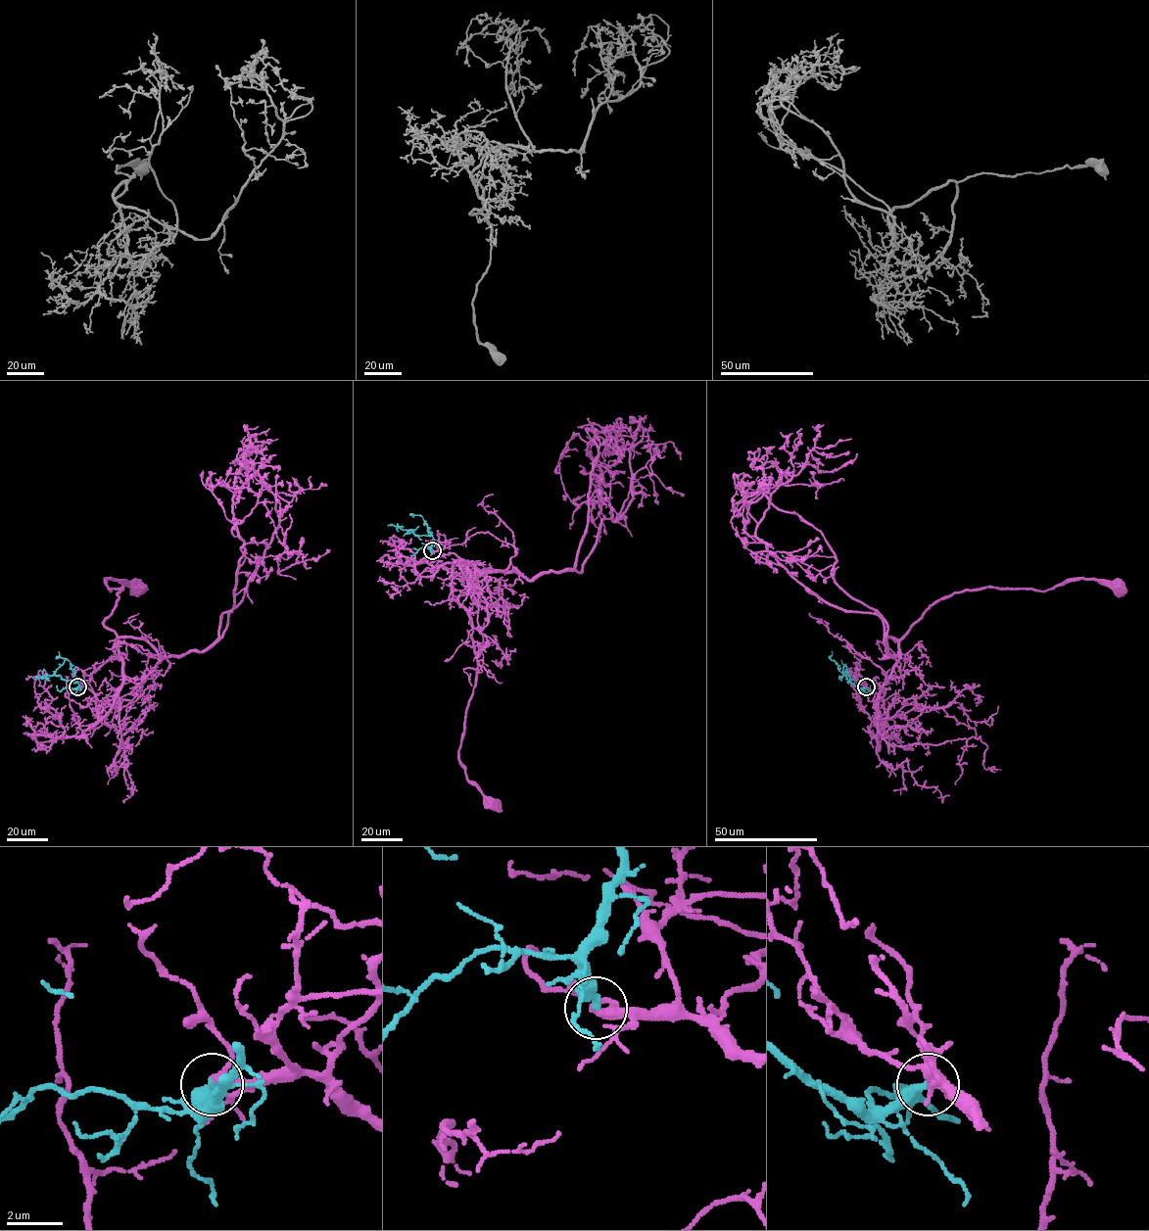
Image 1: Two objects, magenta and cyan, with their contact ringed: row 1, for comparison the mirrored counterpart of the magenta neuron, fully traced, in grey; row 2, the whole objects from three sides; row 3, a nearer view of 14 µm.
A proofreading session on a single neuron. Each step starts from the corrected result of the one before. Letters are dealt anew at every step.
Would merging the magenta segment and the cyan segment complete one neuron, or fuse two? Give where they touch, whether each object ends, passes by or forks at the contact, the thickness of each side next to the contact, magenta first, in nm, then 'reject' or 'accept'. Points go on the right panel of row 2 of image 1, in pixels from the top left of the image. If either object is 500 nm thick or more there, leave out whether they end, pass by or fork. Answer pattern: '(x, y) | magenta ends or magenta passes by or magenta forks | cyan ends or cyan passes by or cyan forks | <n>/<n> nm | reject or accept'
(866, 686) | magenta passes by | cyan ends | 300/400 nm | accept

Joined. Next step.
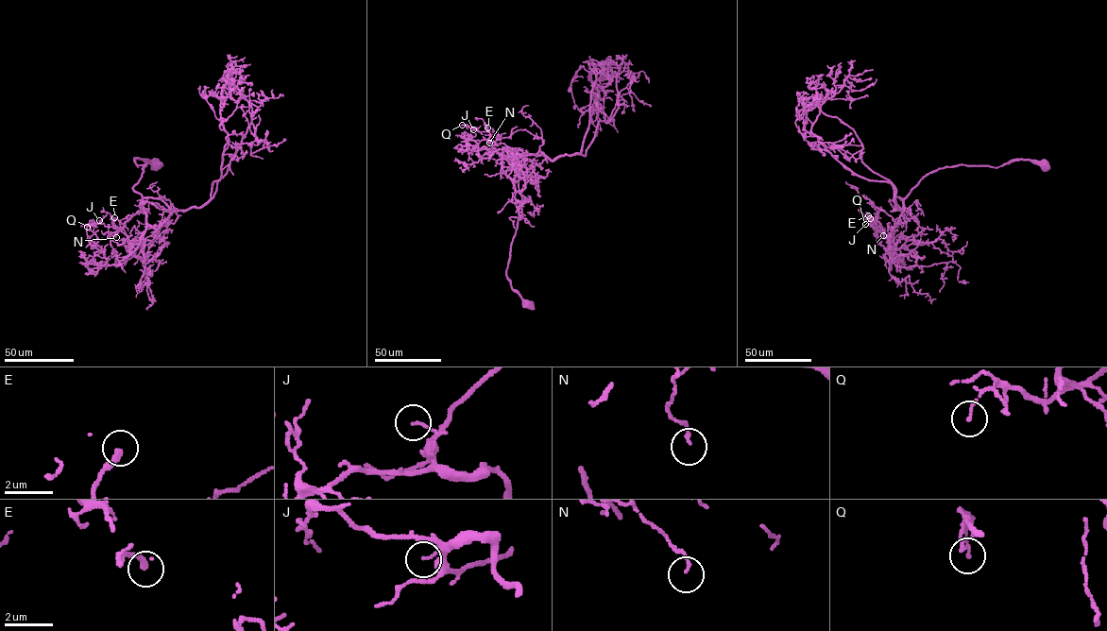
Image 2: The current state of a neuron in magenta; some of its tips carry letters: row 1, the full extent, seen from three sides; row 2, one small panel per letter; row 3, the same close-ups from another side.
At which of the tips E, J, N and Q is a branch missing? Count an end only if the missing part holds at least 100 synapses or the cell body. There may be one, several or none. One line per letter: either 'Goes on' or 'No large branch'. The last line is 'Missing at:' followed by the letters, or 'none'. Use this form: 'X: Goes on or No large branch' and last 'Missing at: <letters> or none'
E: No large branch
J: No large branch
N: No large branch
Q: No large branch
Missing at: none

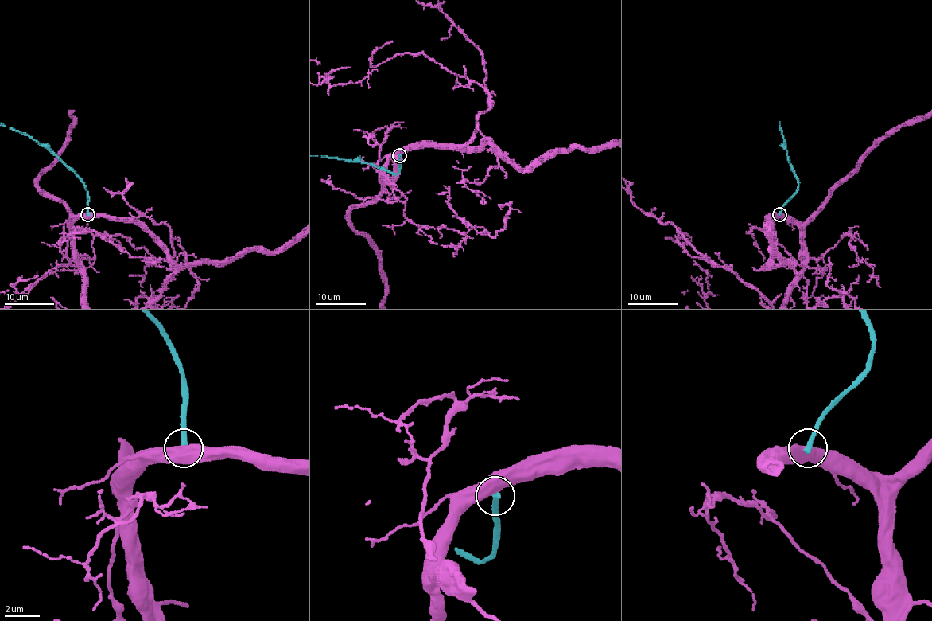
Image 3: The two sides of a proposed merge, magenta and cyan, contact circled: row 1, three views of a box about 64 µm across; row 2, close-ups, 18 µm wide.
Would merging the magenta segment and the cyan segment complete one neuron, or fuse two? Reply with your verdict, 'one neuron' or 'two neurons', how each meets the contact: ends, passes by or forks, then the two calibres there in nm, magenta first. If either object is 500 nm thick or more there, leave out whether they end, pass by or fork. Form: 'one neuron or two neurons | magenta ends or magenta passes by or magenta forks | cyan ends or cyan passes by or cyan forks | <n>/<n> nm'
two neurons | 750/360 nm

